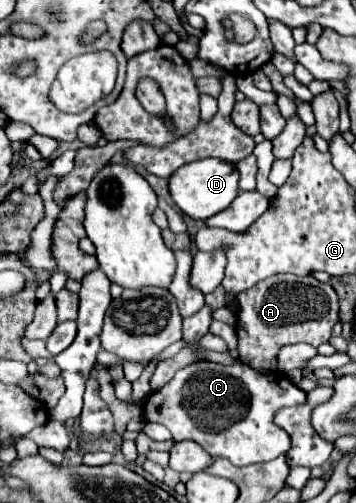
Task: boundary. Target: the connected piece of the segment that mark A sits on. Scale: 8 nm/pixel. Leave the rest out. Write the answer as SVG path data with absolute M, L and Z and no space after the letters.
M272 275L270 279L260 281L252 289L238 293L236 297L236 335L238 335L238 355L248 367L261 373L277 373L278 349L292 343L310 343L314 347L328 341L332 327L338 323L338 295L330 283L320 283L314 277L298 275Z

